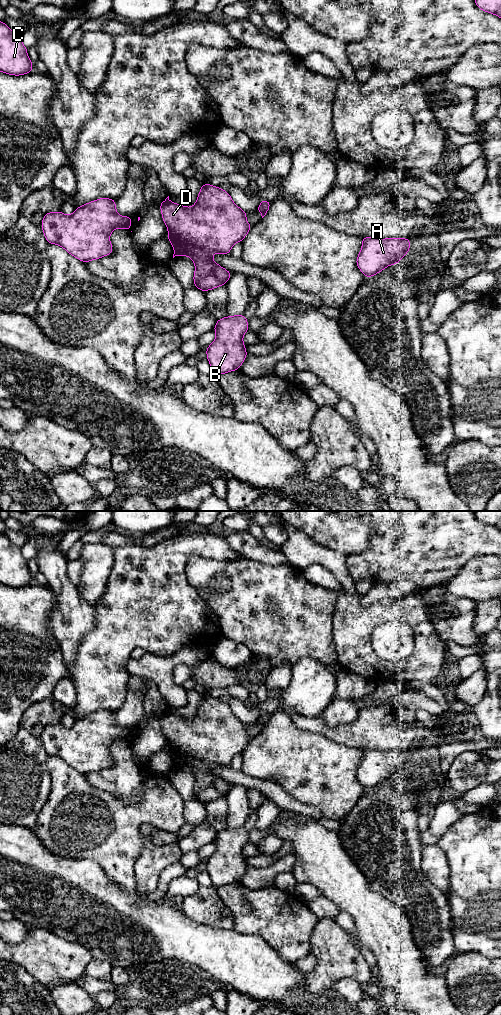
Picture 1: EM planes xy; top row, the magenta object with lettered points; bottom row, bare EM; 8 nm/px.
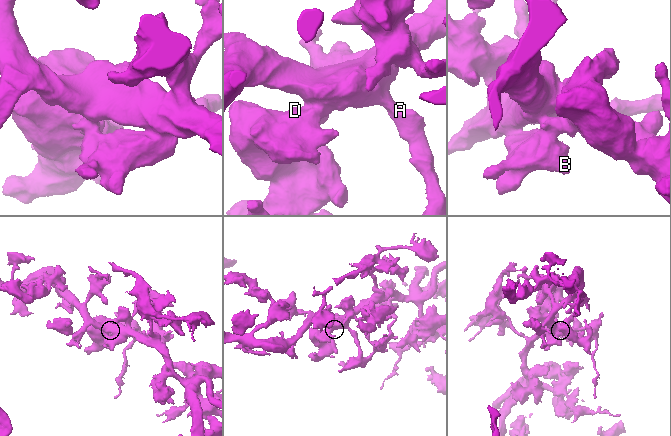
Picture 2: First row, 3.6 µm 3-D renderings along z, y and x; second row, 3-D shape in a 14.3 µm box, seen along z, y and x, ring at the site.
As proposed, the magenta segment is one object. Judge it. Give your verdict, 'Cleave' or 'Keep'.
Keep

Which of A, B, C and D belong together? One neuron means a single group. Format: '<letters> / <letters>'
A B C D

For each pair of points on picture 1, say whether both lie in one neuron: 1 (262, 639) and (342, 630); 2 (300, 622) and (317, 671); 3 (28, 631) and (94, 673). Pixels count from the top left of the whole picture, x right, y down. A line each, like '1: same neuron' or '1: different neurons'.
1: different neurons
2: different neurons
3: different neurons

